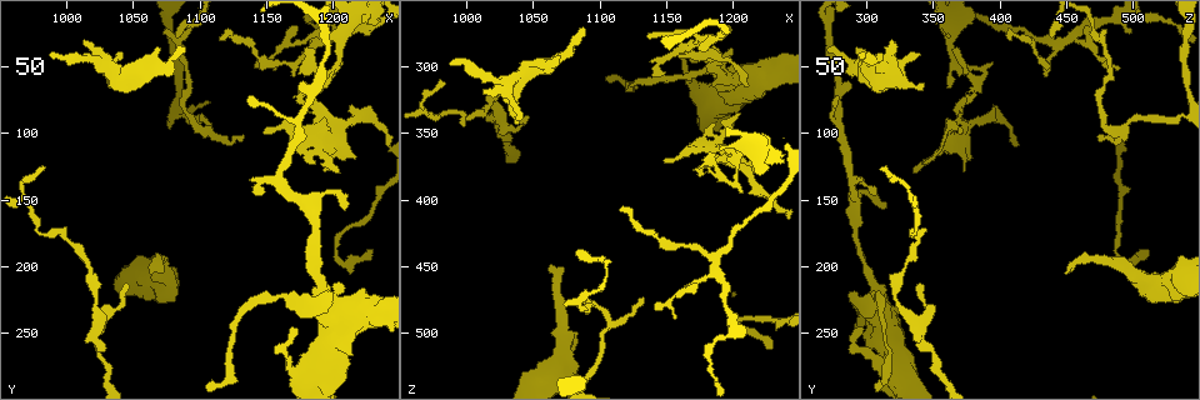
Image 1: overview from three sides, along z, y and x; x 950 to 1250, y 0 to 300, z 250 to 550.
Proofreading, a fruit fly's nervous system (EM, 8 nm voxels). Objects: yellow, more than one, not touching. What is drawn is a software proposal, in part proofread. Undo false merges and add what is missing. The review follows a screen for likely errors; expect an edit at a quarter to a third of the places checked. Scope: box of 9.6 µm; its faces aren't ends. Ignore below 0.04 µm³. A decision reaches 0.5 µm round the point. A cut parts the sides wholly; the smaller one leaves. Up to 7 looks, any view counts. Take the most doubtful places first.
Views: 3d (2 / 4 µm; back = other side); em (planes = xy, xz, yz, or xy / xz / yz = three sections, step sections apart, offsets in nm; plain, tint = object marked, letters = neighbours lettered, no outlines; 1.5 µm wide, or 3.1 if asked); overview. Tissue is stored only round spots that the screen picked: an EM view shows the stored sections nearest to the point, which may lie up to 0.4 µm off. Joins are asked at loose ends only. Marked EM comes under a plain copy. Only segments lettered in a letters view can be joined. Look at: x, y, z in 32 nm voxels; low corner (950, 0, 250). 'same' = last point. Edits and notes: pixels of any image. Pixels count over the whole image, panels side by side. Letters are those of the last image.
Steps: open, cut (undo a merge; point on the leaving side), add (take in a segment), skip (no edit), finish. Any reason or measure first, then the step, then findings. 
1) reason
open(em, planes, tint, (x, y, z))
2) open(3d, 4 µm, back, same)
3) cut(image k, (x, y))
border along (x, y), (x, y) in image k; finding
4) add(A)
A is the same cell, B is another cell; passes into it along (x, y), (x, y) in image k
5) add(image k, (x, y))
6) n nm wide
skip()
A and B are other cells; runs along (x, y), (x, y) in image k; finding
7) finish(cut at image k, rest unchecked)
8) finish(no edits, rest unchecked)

free end
open(em, planes, letters, (1038, 42, 340))

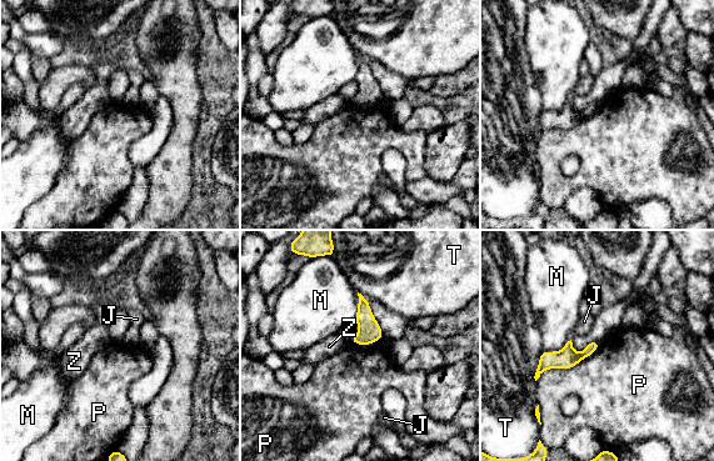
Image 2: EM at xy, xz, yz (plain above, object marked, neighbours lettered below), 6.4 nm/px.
skip()
J, M, P, T and Z are other cells; border along (600, 342), (535, 381) in image 2; none of them fits

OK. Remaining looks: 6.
abrupt turn
open(em, planes, letters, (1160, 138, 290))

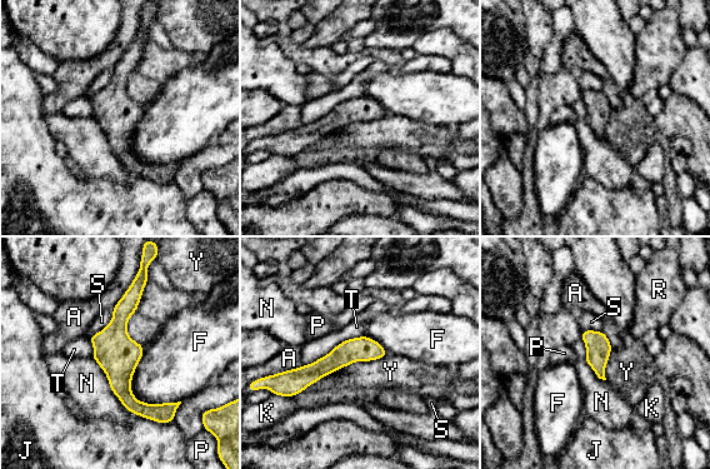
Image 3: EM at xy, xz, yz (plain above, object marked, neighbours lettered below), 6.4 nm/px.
skip()
A, F, J, K, N, P, R, S, T and Y are other cells; border along (385, 355), (355, 360), (304, 389) in image 3; continuous, no second cell

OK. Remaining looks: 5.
branch stops here
open(3d, 2 µm, (1150, 102, 368))

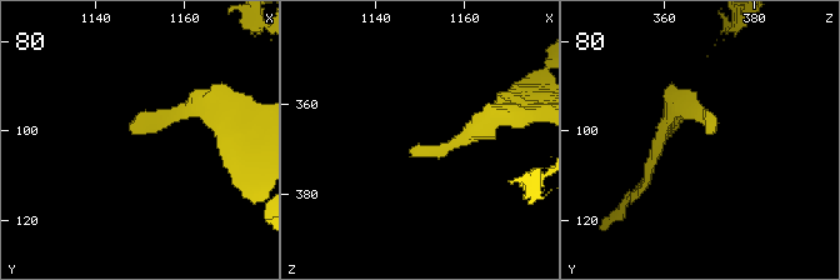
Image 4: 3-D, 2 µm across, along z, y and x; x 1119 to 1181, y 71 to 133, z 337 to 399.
shape alone is not enough
open(em, planes, letters, (1149, 100, 370))

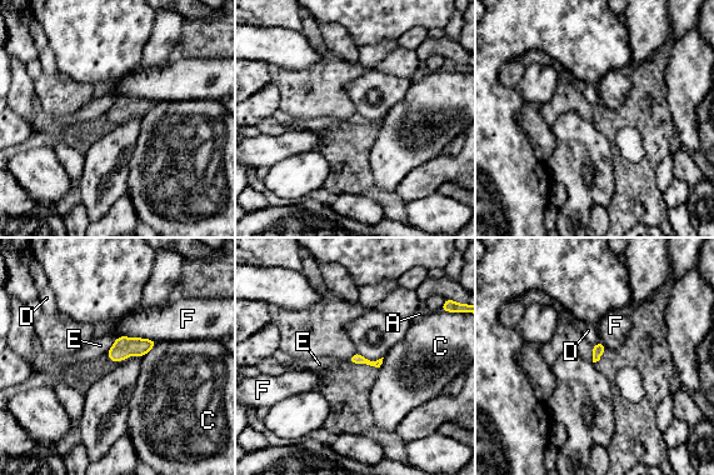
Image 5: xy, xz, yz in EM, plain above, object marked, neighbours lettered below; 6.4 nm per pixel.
skip()
A, C, D, E and F are other cells; border along (118, 336), (105, 353) in image 5; no lettered segment goes on from it

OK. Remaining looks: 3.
finish(no edits, rest unchecked)

